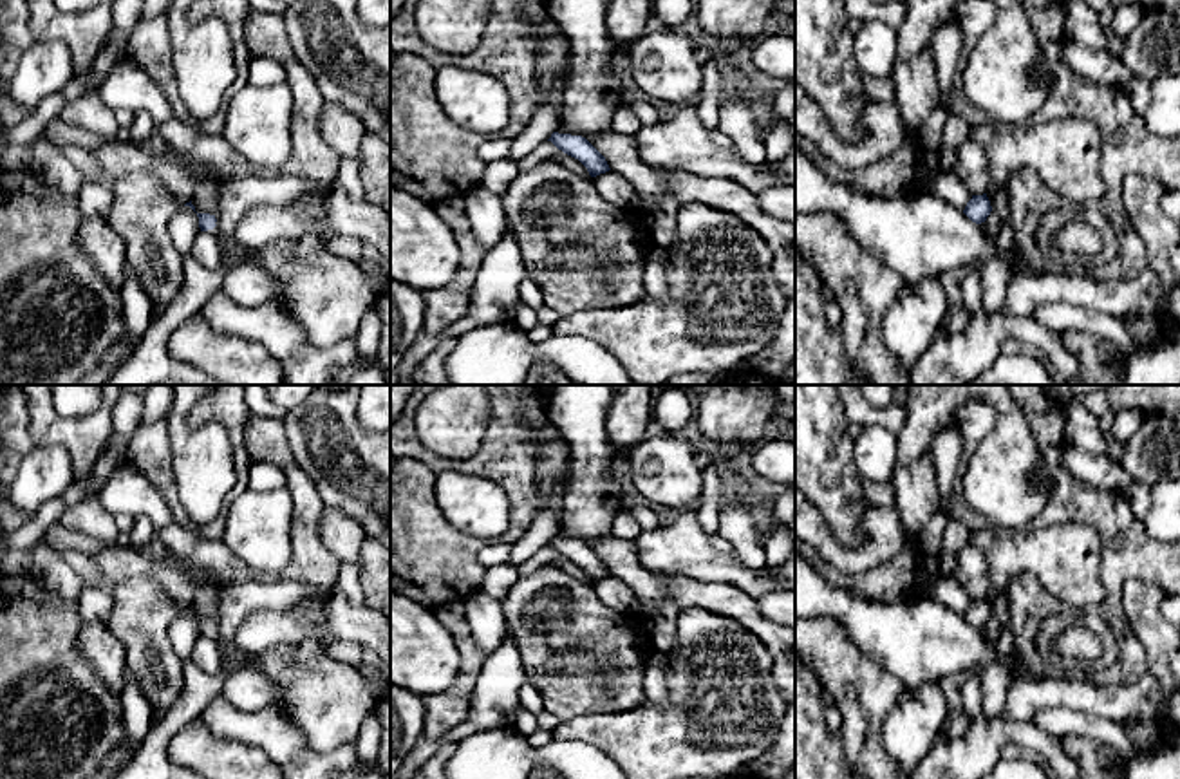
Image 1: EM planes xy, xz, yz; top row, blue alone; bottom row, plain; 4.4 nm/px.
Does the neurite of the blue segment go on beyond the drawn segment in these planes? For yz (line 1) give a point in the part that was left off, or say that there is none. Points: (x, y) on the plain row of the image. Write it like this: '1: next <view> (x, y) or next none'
1: next none

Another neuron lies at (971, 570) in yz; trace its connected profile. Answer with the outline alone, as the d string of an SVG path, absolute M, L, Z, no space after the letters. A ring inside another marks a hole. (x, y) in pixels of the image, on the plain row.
M970 544L956 555L952 577L970 600L983 600L990 593L992 578L988 575L987 557Z

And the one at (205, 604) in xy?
M206 587L195 593L192 609L195 611L197 618L213 620L219 615L219 589Z

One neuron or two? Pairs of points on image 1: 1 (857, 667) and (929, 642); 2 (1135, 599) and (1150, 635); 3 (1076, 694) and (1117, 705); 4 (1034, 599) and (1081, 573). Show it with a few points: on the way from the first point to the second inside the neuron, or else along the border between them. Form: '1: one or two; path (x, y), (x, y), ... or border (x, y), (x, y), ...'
1: two; border (844, 631), (906, 689)
2: one; path (1141, 608), (1148, 626)
3: one; path (1086, 694), (1106, 702)
4: two; border (1034, 577), (1058, 600)

